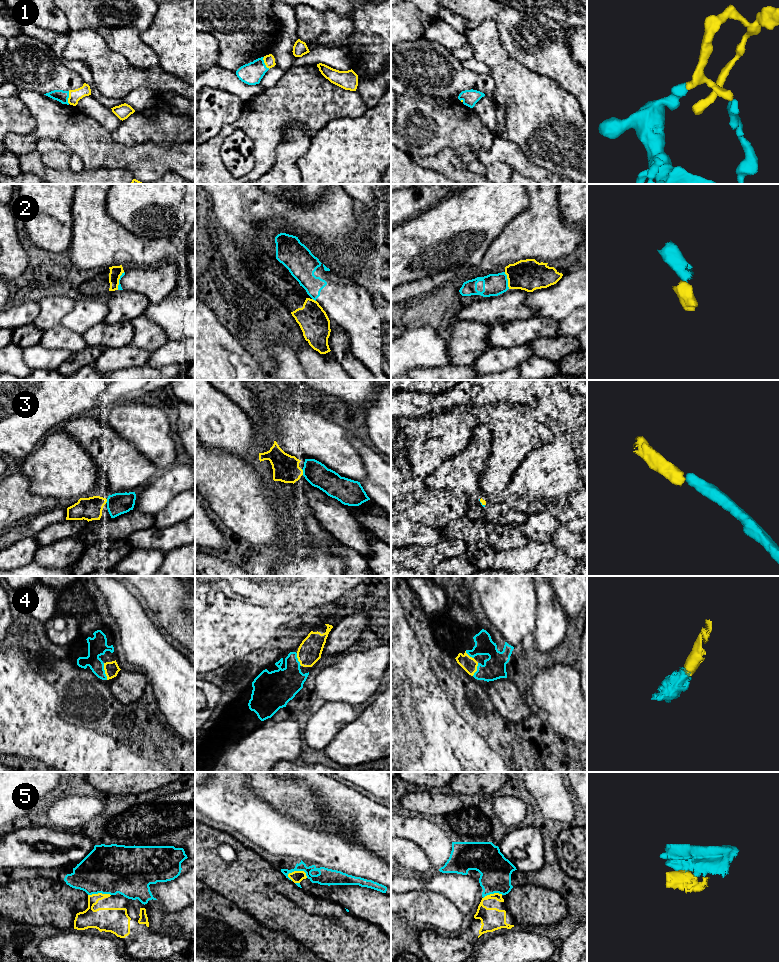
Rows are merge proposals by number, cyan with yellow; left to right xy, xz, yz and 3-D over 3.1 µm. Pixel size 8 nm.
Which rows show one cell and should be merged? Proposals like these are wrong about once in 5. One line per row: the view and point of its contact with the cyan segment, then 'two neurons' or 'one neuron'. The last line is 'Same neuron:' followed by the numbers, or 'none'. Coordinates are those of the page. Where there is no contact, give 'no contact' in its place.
1: meets cyan in xy at (68, 97); one neuron
2: meets cyan in yz at (507, 280); two neurons
3: meets cyan in xz at (303, 472); one neuron
4: meets cyan in xy at (104, 671); one neuron
5: meets cyan in xz at (298, 870); two neurons
Same neuron: 1, 3, 4

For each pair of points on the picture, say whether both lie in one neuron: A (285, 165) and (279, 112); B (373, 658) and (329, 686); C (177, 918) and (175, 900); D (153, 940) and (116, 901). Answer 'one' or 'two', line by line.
A: two
B: one
C: two
D: one

